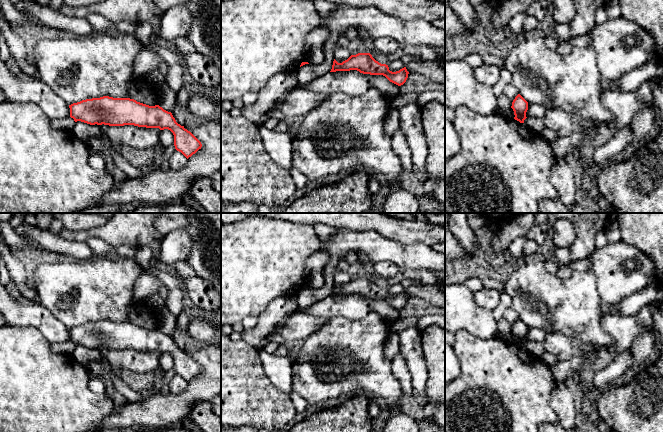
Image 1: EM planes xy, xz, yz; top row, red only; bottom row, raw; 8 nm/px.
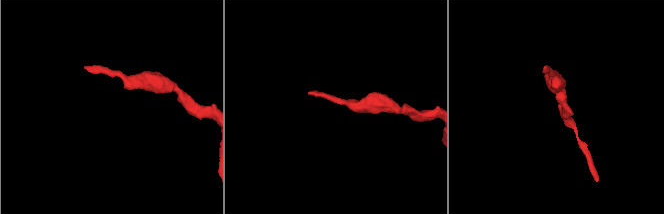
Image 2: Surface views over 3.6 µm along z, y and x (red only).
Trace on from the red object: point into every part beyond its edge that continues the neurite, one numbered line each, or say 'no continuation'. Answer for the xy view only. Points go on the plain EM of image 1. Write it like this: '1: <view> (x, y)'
no continuation

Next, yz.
no continuation

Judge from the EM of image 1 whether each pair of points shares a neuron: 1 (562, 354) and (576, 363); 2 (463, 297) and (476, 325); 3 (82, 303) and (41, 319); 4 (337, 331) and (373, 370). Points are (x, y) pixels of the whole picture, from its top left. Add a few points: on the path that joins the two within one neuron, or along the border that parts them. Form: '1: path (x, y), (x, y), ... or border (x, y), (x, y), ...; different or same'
1: border (574, 353), (567, 360), (559, 361); different
2: path (463, 304), (463, 310), (471, 318); same
3: border (39, 303), (47, 308), (68, 329); different
4: path (345, 341), (364, 360); same

